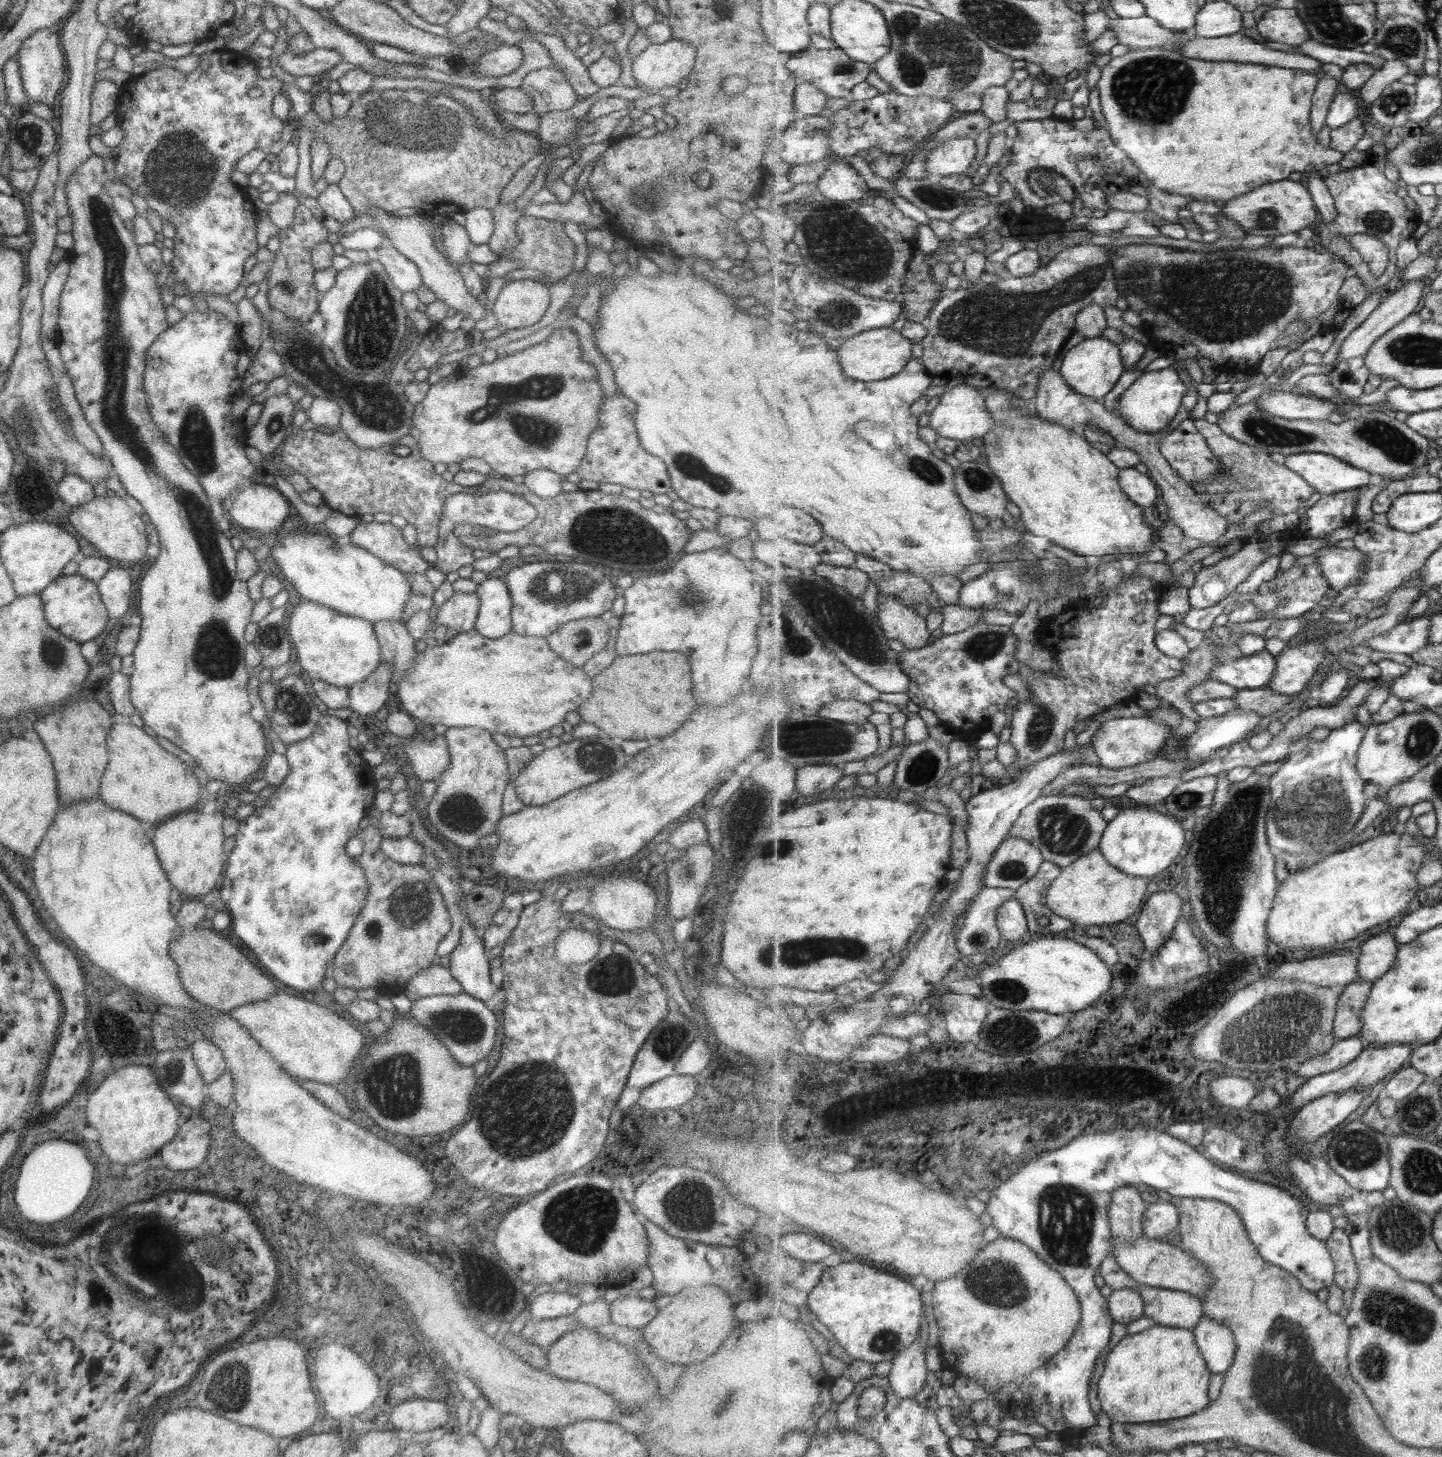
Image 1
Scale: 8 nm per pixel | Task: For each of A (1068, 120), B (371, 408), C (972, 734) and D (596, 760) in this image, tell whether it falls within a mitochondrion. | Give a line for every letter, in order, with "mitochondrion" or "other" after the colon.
A: other
B: mitochondrion
C: other
D: mitochondrion

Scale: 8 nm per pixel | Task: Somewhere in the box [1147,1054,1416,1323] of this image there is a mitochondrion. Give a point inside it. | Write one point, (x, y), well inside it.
(1356, 1149)

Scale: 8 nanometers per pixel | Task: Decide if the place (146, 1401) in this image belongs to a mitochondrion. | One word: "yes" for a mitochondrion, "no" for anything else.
no

